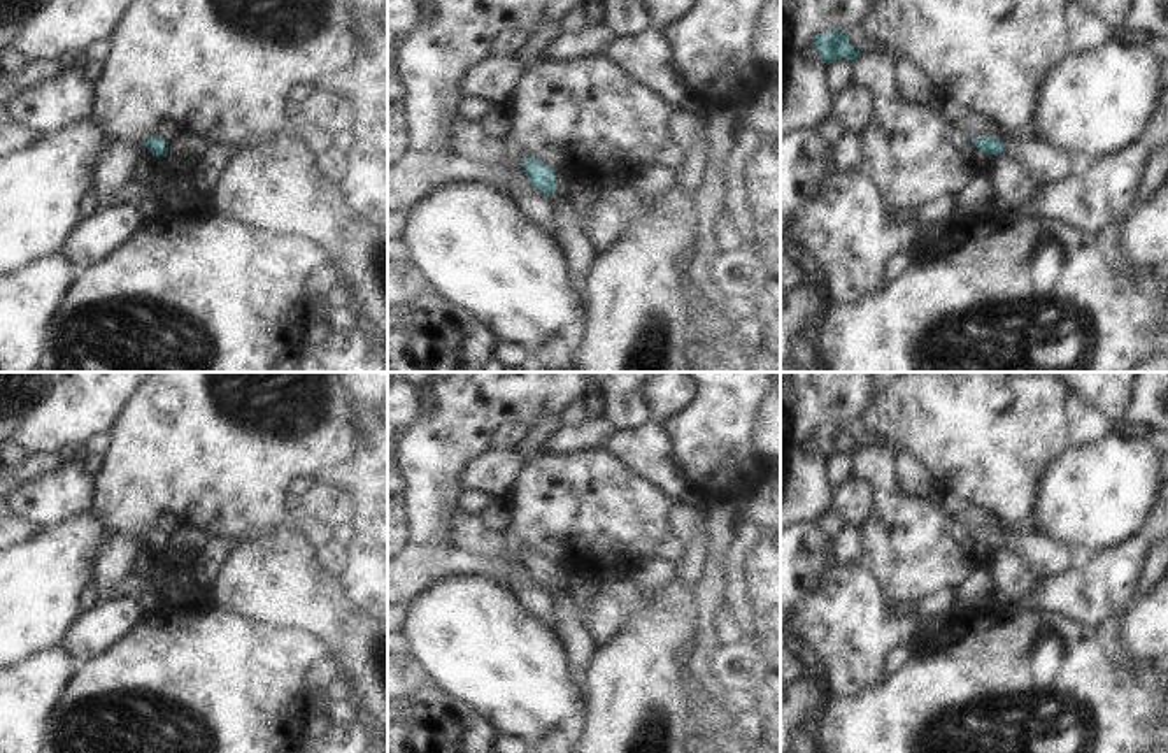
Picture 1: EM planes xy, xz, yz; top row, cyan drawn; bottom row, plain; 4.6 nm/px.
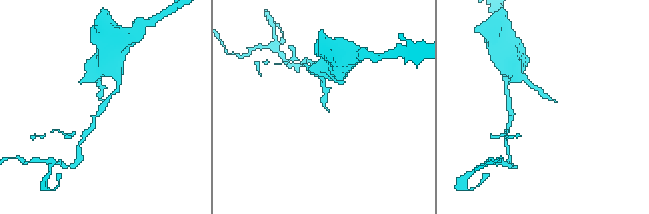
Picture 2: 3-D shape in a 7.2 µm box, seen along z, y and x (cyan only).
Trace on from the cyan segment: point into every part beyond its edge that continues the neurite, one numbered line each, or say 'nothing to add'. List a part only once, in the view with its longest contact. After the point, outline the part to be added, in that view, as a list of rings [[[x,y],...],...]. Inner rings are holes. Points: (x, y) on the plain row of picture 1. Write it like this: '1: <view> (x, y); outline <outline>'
1: yz (1049, 557); outline [[[982,528],[982,530],[993,530],[996,534],[1001,534],[1003,535],[1001,548],[1019,555],[1038,574],[1040,579],[1052,579],[1065,572],[1070,572],[1080,562],[1080,555],[1075,551],[1075,548],[1072,548],[1065,541],[1049,537],[1042,532],[1029,532],[1024,535],[1017,535],[1012,532],[1003,532],[1000,528]]]

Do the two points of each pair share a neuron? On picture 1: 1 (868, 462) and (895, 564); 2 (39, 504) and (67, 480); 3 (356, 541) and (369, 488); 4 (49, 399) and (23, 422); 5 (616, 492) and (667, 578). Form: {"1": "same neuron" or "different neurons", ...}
{"1": "same neuron", "2": "same neuron", "3": "same neuron", "4": "same neuron", "5": "different neurons"}

